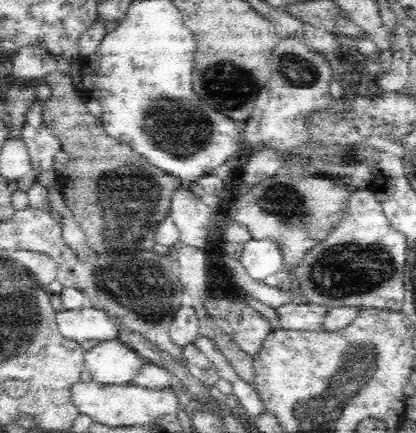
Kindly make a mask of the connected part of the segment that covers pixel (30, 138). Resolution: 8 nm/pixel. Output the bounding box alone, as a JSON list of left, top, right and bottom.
[21,100,61,174]

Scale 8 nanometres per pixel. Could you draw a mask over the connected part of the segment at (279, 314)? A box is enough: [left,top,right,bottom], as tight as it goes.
[271,300,328,330]

